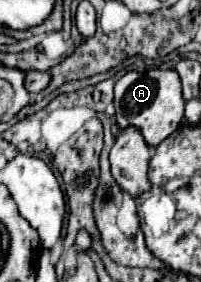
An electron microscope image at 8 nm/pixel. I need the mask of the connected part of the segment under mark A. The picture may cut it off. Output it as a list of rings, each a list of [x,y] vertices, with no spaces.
[[[152,69],[146,73],[128,71],[122,79],[118,79],[114,87],[114,107],[116,107],[116,123],[120,129],[136,127],[144,141],[150,147],[160,145],[176,127],[180,127],[184,117],[184,99],[180,77],[174,69]]]

